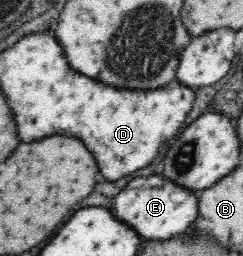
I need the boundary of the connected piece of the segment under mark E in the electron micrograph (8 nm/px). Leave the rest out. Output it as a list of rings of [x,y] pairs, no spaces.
[[[161,174],[132,179],[114,201],[114,213],[124,223],[132,225],[144,240],[170,239],[186,232],[199,217],[199,197],[196,190],[188,189]]]

